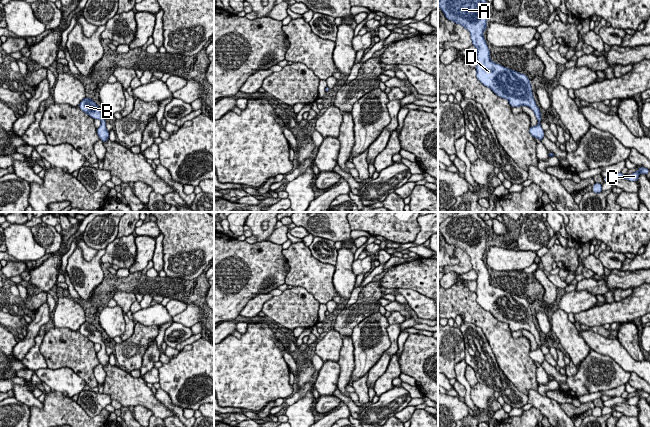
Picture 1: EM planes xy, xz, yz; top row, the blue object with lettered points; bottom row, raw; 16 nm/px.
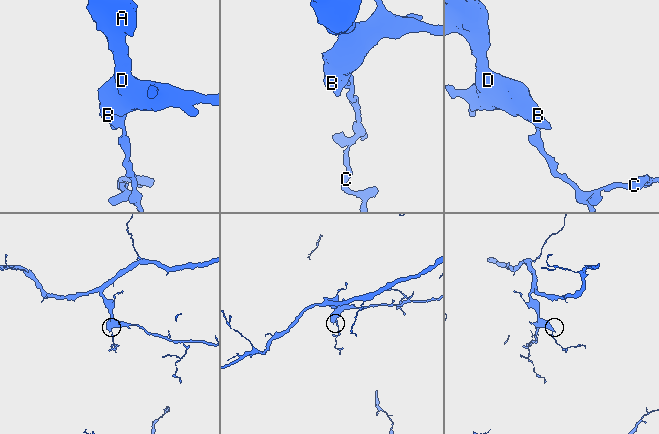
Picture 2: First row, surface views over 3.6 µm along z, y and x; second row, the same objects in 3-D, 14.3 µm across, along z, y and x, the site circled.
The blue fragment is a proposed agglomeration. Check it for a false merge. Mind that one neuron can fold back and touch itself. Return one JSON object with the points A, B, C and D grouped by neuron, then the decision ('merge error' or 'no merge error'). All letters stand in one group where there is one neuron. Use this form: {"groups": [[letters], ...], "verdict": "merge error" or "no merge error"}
{"groups": [["A", "B", "C", "D"]], "verdict": "no merge error"}

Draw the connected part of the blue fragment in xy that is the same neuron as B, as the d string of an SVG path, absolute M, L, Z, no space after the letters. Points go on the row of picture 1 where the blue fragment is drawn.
M85 97L79 104L79 108L91 116L94 120L99 119L101 126L97 128L99 138L104 142L109 139L109 132L106 129L106 122L103 118L102 109L94 102L94 100Z

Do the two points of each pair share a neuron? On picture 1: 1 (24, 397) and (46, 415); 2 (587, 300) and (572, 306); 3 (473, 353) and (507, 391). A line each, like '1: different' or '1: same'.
1: different
2: same
3: same

